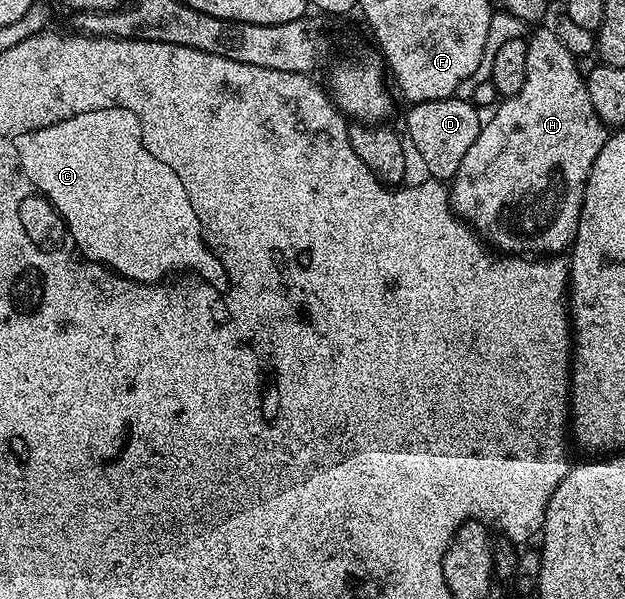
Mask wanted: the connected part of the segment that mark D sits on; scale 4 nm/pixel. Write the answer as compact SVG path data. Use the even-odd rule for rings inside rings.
M463 95L417 101L410 108L407 113L407 133L405 132L410 148L413 153L415 148L416 155L423 160L428 178L444 183L450 182L457 175L469 147L477 143L477 135L483 130L480 110L471 99L466 96L463 98Z

